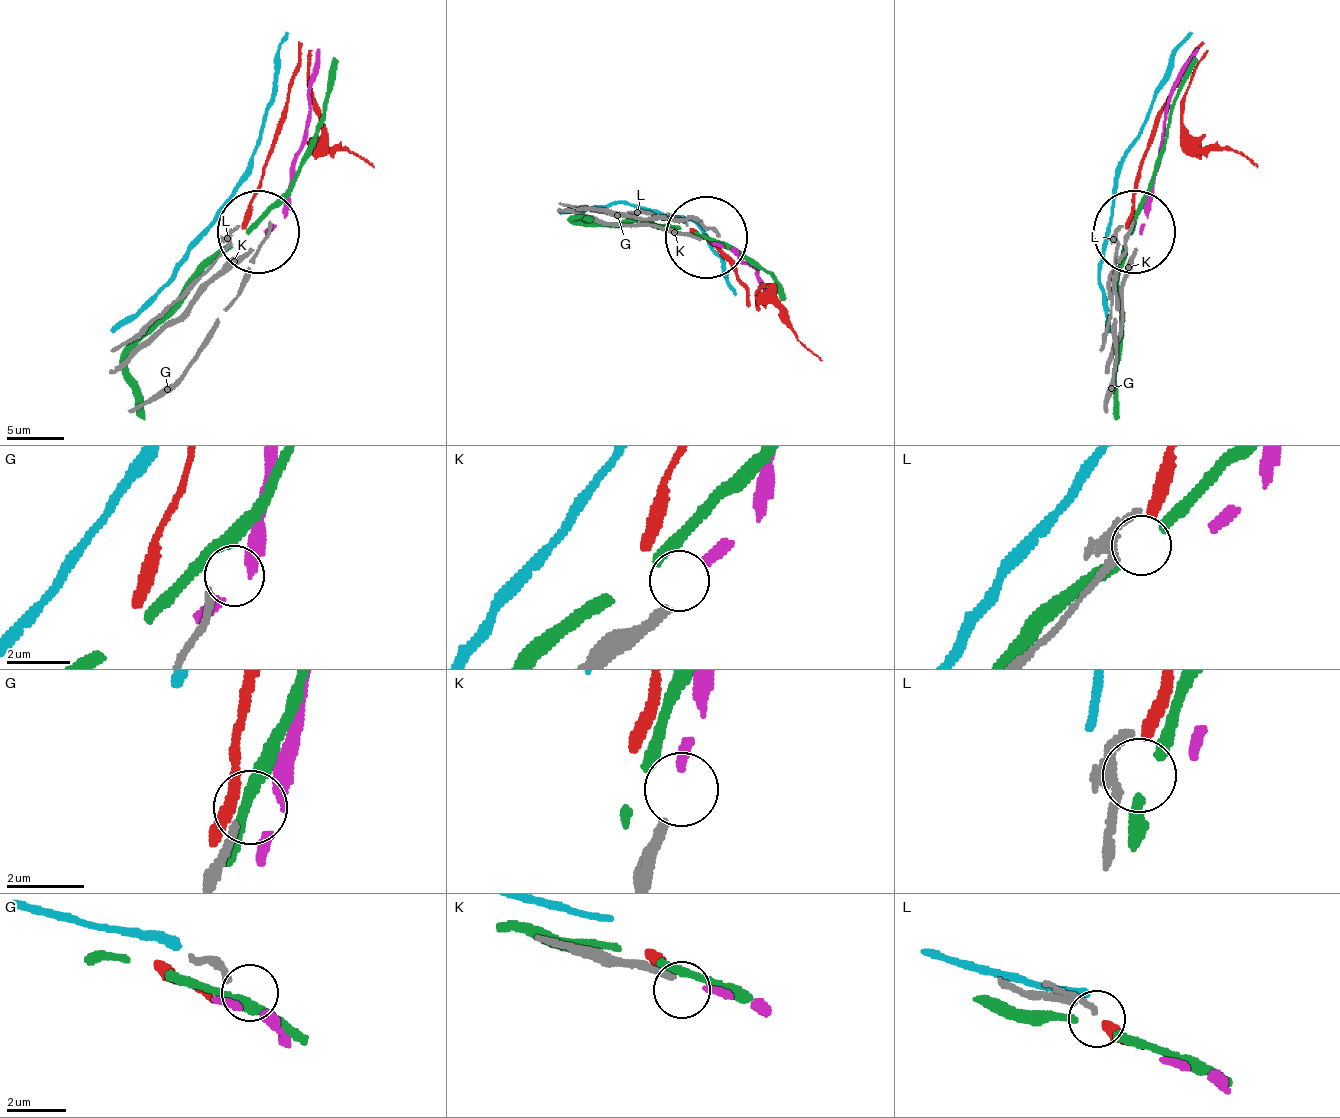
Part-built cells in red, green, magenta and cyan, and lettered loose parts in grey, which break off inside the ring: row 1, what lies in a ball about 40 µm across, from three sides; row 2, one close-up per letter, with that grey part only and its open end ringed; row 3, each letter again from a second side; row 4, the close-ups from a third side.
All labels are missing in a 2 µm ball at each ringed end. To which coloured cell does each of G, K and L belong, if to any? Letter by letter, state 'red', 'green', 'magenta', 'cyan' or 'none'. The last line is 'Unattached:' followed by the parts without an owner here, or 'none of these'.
G: none
K: magenta
L: red
Unattached: G

